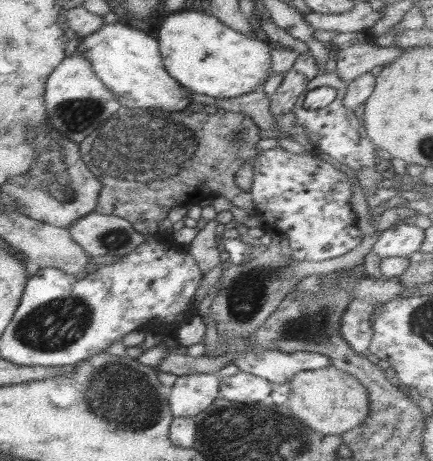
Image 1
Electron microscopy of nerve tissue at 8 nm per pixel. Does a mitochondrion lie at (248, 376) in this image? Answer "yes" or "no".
no

